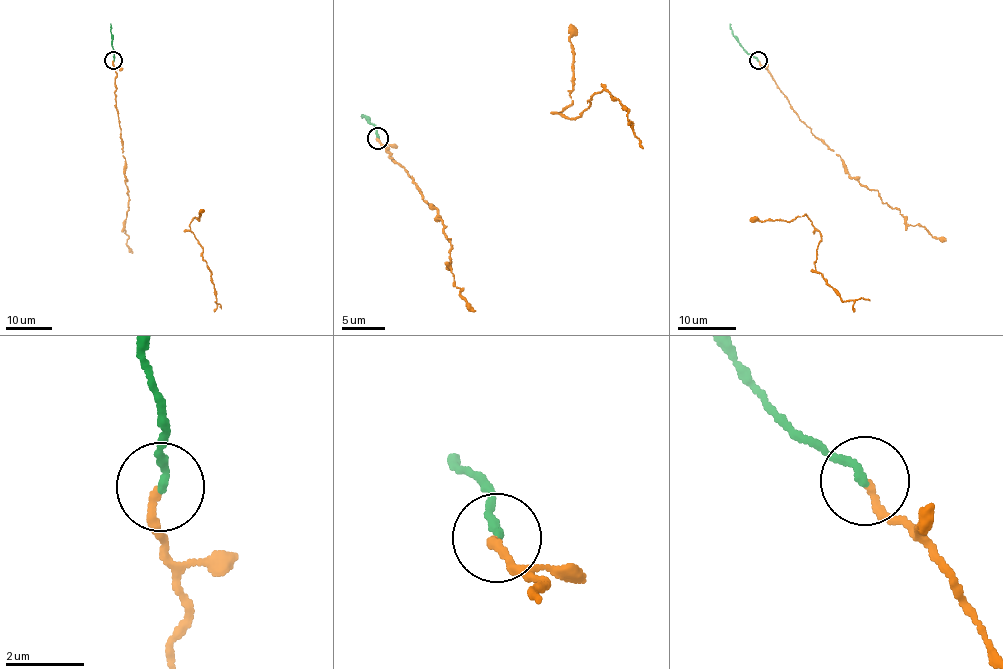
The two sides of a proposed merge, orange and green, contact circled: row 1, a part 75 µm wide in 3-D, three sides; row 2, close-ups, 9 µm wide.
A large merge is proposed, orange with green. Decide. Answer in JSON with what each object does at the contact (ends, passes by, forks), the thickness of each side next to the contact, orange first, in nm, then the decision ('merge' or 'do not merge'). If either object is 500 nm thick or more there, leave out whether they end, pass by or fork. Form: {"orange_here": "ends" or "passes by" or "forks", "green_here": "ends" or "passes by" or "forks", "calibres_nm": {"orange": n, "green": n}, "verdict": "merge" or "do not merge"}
{"orange_here": "ends", "green_here": "ends", "calibres_nm": {"orange": 200, "green": 200}, "verdict": "merge"}

